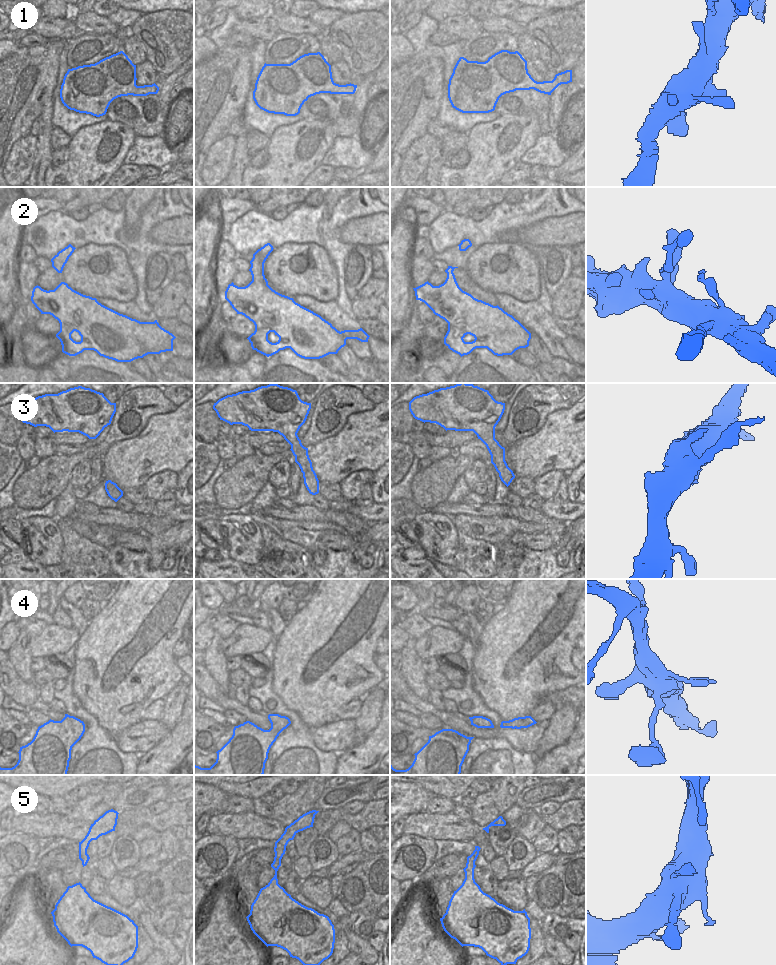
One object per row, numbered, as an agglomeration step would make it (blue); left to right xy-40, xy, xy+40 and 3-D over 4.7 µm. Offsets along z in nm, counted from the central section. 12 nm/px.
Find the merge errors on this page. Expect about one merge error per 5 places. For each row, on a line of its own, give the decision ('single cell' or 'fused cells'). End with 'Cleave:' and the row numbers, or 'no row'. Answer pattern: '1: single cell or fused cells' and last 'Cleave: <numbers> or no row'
1: single cell
2: single cell
3: single cell
4: single cell
5: single cell
Cleave: no row

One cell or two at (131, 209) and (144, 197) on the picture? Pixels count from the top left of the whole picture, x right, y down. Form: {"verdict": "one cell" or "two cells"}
{"verdict": "one cell"}

